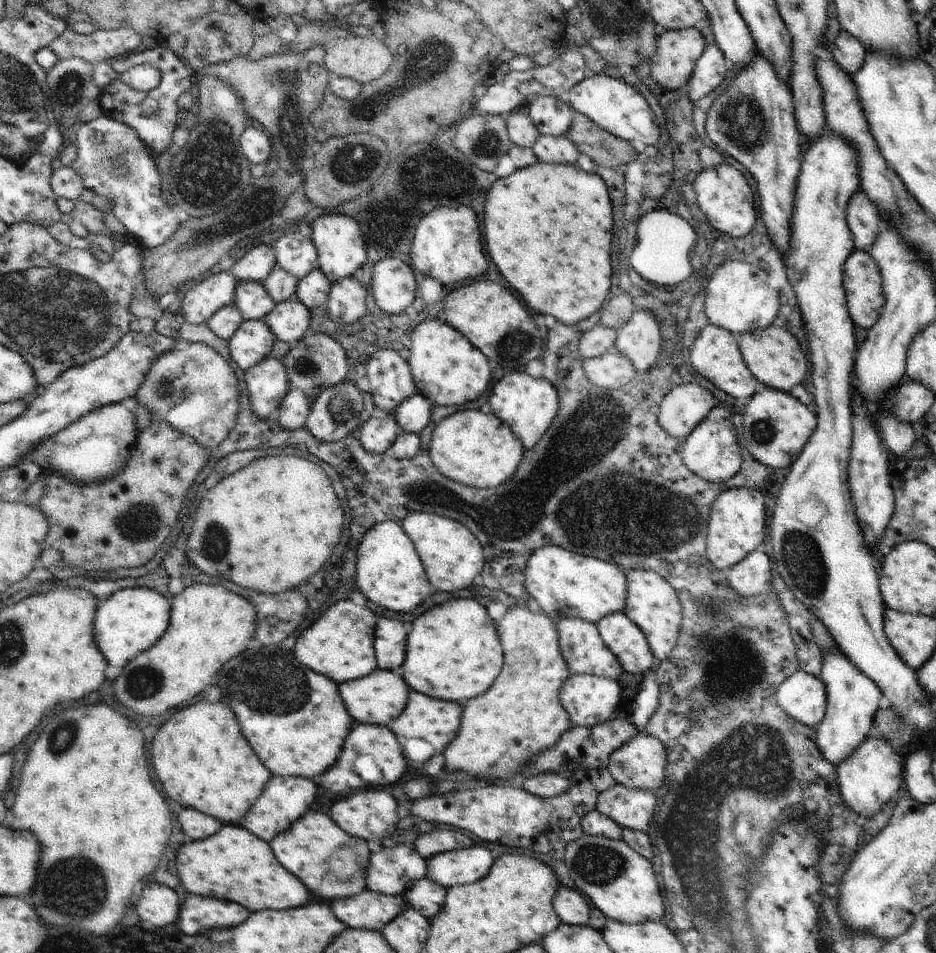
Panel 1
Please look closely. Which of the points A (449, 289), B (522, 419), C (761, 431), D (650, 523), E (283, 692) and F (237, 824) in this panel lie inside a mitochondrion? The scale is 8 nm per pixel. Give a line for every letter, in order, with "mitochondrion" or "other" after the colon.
A: other
B: other
C: mitochondrion
D: mitochondrion
E: mitochondrion
F: other

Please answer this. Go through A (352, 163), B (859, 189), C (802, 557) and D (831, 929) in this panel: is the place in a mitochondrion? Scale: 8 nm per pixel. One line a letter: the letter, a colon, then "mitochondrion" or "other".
A: mitochondrion
B: other
C: mitochondrion
D: other

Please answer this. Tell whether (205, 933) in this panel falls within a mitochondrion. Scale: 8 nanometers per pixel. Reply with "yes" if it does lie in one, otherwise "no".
no

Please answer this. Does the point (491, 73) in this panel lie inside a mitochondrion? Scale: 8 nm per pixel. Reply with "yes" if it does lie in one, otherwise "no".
no

